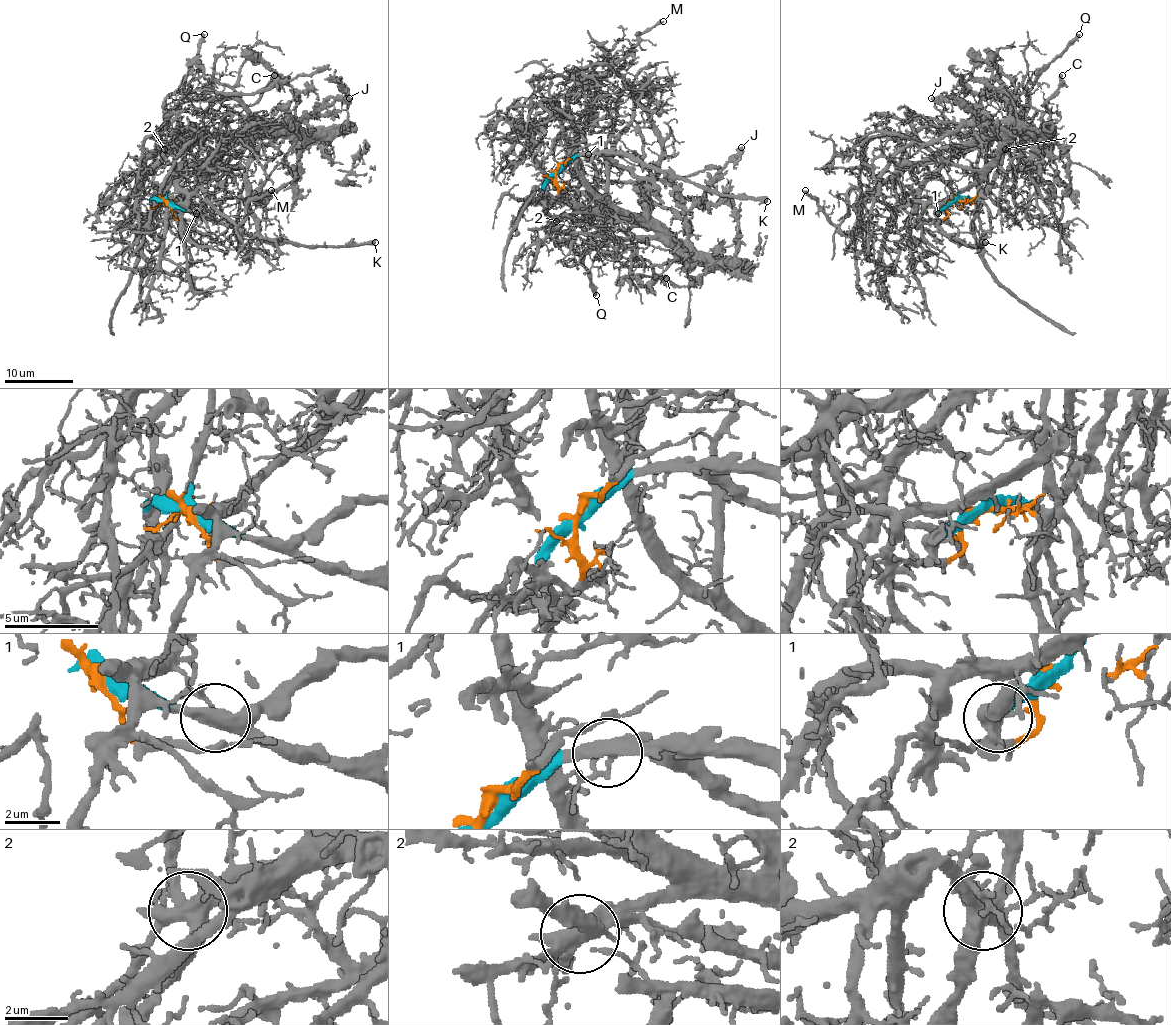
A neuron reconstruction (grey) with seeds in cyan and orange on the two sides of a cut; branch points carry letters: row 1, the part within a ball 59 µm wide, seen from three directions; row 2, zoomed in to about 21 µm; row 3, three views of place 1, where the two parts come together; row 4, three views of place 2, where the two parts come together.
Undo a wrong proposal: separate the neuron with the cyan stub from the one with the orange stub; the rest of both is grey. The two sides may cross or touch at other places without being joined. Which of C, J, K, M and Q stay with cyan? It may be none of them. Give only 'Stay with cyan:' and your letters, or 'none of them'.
Stay with cyan: K, Q

